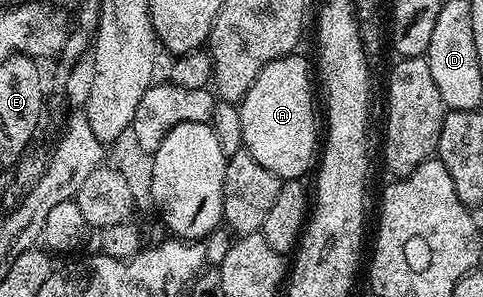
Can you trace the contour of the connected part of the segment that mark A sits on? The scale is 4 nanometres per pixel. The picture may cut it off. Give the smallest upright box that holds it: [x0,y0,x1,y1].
[239,53,317,181]

